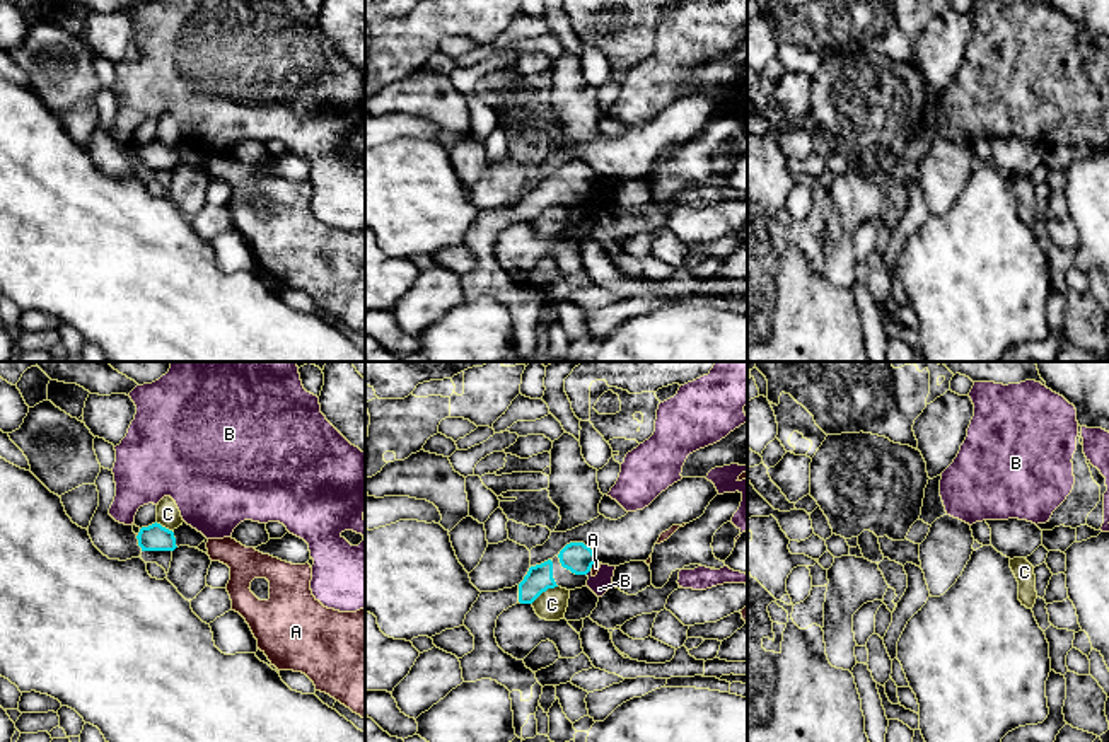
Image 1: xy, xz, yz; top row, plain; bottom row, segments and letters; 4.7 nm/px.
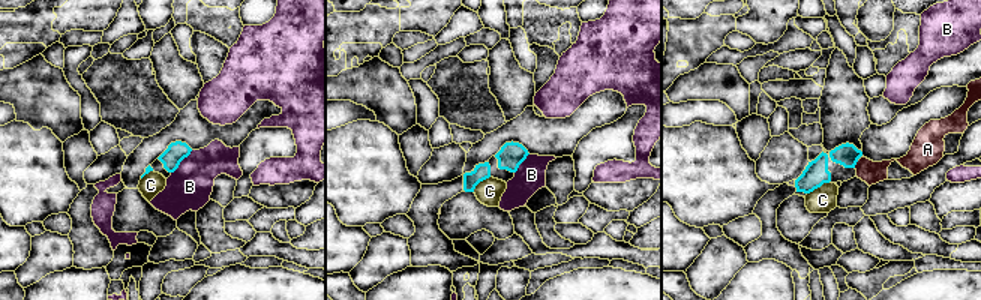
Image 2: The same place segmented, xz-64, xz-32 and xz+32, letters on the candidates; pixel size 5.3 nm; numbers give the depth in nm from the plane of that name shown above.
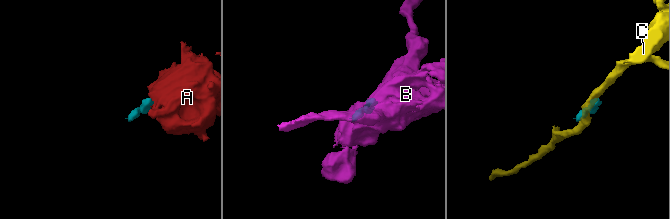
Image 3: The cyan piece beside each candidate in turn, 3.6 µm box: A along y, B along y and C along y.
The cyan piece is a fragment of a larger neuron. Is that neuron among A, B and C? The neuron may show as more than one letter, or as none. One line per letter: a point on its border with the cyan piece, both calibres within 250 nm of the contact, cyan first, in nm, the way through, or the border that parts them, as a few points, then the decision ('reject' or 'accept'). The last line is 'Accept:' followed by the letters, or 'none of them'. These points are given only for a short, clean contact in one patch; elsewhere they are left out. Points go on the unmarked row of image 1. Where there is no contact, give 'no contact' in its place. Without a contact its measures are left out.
A: xz (592, 181) | 140/40 nm | along xz (596, 179), (589, 186) | reject
B: xz (587, 190) | 140/90 nm | along xz (591, 188), (586, 191) | reject
C: xz (543, 208) | 120/140 nm | reject
Accept: none of them

